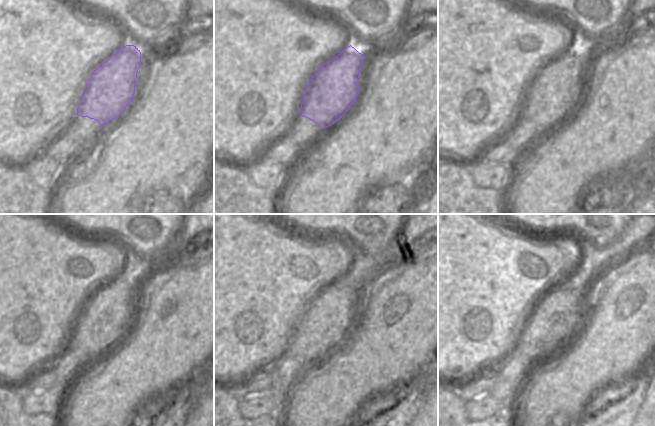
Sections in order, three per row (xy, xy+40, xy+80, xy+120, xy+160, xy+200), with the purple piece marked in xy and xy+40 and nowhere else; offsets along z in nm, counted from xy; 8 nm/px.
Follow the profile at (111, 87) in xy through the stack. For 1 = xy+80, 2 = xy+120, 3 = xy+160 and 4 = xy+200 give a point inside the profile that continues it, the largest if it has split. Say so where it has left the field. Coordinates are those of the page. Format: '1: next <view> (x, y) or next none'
1: next xy+80 (557, 87)
2: next xy+120 (103, 320)
3: next xy+160 (330, 316)
4: next xy+200 (555, 317)

